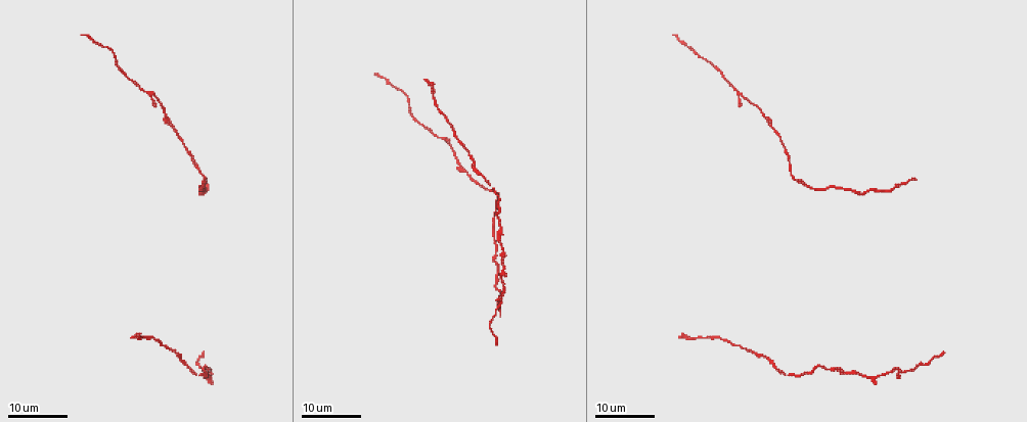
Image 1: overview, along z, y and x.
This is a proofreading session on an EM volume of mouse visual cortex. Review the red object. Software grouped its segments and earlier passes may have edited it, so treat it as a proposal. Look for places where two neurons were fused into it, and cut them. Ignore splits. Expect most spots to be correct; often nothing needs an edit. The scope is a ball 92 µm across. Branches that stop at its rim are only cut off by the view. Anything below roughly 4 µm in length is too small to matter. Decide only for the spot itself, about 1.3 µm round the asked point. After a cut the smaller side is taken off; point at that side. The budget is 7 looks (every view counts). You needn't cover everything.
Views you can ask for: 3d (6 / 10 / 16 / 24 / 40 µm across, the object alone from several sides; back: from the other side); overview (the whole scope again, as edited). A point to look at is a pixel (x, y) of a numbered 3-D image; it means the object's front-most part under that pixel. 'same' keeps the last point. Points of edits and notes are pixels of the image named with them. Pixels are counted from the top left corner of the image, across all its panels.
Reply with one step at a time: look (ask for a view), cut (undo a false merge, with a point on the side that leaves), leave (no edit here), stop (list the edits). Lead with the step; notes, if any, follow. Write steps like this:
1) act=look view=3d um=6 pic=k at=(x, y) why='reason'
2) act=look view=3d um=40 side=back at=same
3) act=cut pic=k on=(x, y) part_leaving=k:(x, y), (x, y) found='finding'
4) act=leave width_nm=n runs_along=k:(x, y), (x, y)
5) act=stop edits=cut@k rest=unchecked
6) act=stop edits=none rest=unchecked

act=look view=3d um=24 pic=1 at=(877, 375) why='sudden change in width'

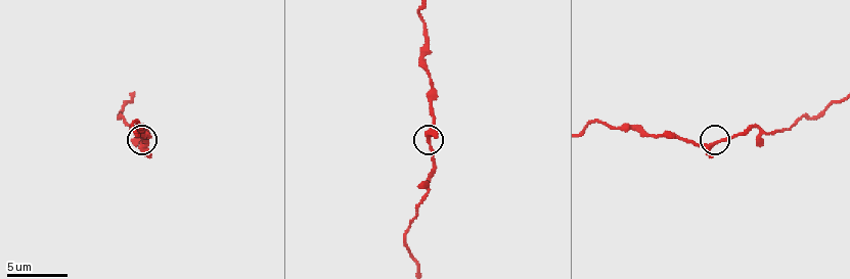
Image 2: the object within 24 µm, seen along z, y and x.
act=look view=3d um=6 pic=2 at=(428, 140) why='zoom in'

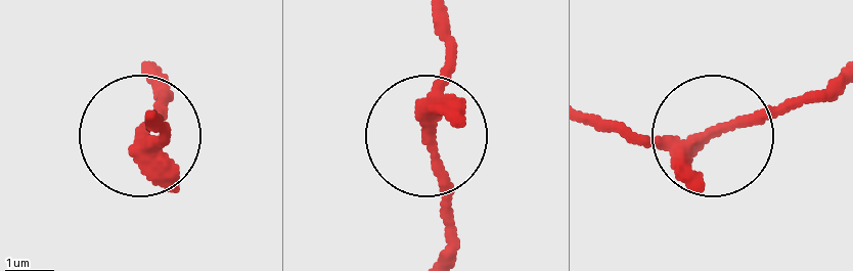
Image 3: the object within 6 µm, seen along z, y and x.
act=leave found='all the same neuron'

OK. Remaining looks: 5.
act=look view=3d um=10 pic=2 at=(430, 77) why='thin neck'

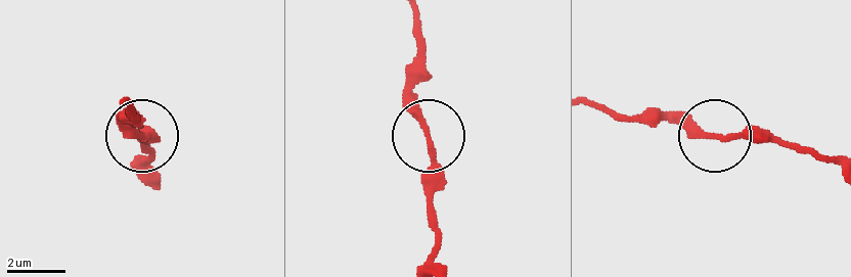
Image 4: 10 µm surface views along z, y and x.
act=leave runs_along=4:(840, 153), (730, 139), (659, 112) found='all the same neuron'

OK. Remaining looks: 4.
act=look view=3d um=16 pic=1 at=(175, 352) why='sudden change in width'

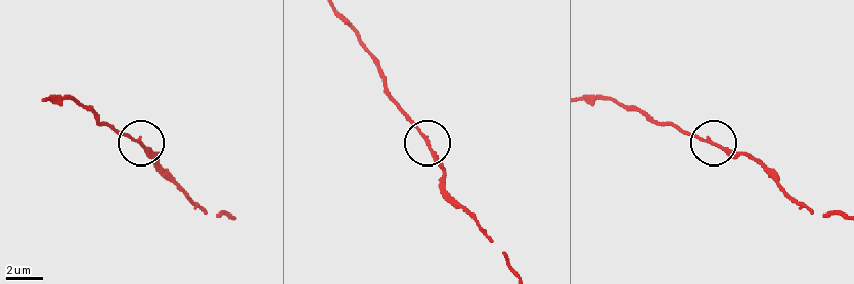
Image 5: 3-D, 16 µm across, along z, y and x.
act=look view=3d um=6 pic=5 at=(717, 144)

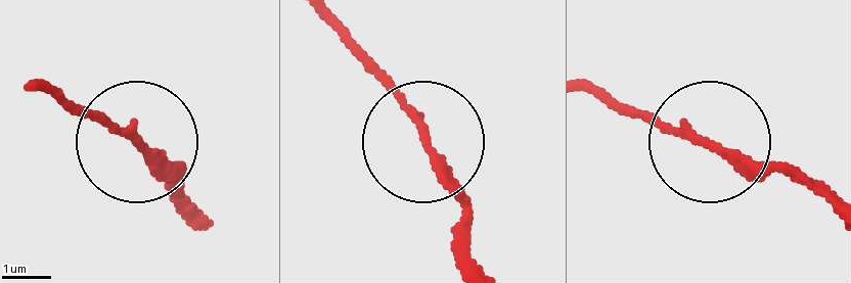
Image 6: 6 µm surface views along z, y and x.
act=look view=3d um=6 side=back pic=6 at=(428, 139) why='from behind'

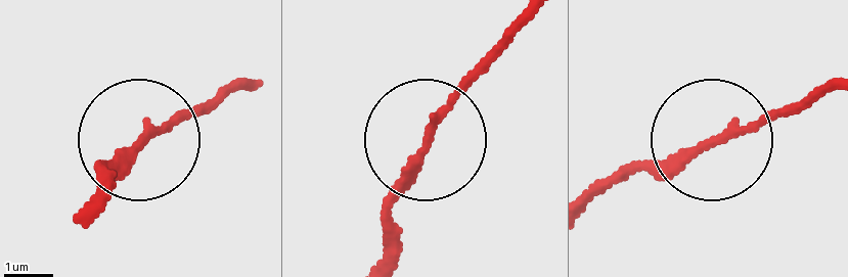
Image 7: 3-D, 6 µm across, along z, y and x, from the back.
act=leave runs_along=7:(587, 206), (624, 178), (684, 166), (803, 101) found='all the same neuron'

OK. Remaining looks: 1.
act=stop edits=none rest=unchecked

